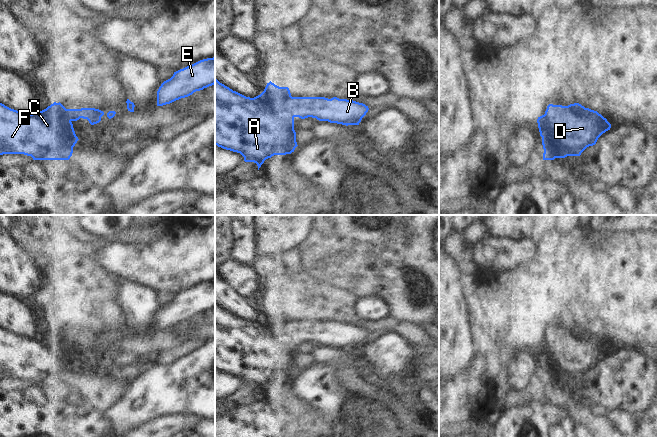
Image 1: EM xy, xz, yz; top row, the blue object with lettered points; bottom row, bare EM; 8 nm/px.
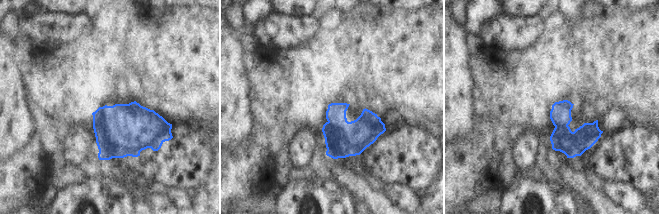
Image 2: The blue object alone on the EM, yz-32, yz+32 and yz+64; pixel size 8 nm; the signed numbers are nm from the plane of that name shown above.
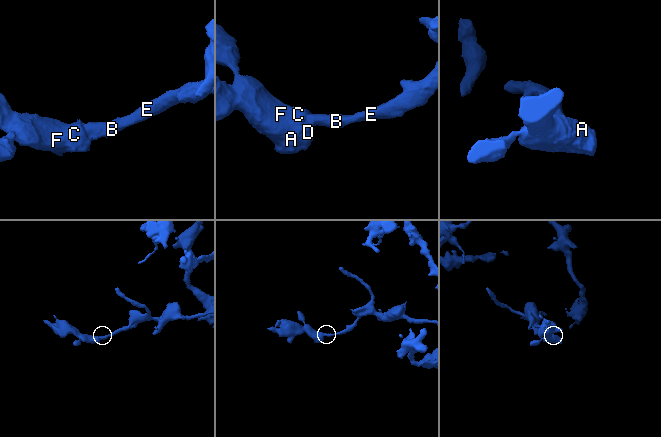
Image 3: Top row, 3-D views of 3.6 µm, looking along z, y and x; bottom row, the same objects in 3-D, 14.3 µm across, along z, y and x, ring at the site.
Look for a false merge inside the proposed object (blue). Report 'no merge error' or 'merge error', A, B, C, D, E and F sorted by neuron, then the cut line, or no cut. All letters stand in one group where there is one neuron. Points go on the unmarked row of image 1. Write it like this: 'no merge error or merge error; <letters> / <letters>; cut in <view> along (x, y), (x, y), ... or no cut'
no merge error; A B C D E F; no cut

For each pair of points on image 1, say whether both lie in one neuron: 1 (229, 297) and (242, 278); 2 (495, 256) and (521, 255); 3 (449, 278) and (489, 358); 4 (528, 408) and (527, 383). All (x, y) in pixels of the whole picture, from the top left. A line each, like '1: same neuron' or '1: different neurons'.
1: different neurons
2: same neuron
3: same neuron
4: different neurons

